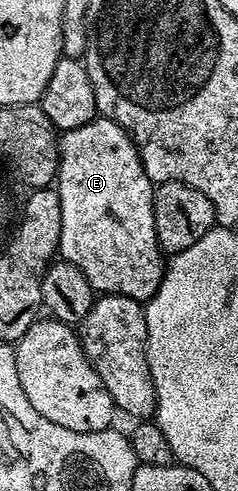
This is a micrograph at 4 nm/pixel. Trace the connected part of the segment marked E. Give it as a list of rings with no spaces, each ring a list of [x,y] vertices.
[[[94,118],[89,124],[84,124],[78,128],[72,128],[70,132],[64,133],[59,140],[59,163],[57,166],[57,179],[55,187],[61,199],[61,243],[59,252],[64,259],[69,260],[87,278],[87,282],[98,293],[113,293],[123,295],[127,298],[135,299],[140,302],[147,302],[159,290],[161,280],[165,276],[167,267],[166,257],[163,255],[161,244],[157,241],[157,231],[155,230],[155,214],[153,213],[153,193],[155,185],[152,180],[147,178],[147,174],[141,165],[141,154],[133,143],[133,137],[120,128],[115,120],[104,118]]]

